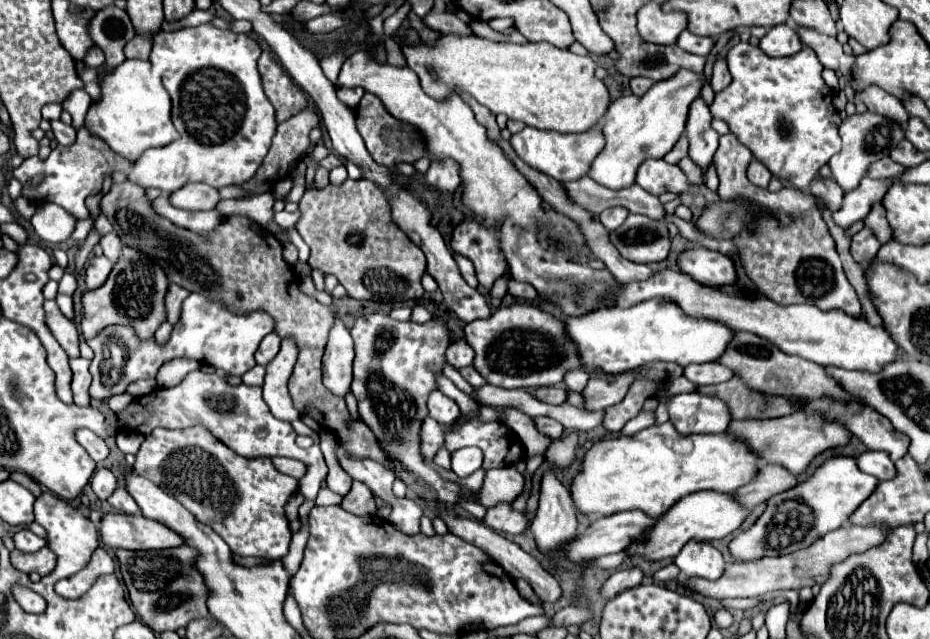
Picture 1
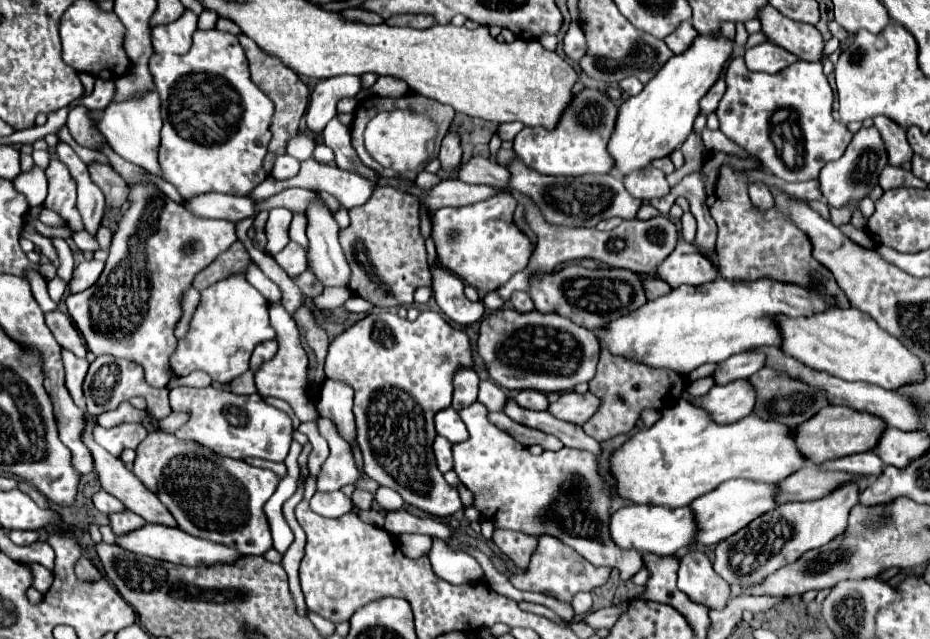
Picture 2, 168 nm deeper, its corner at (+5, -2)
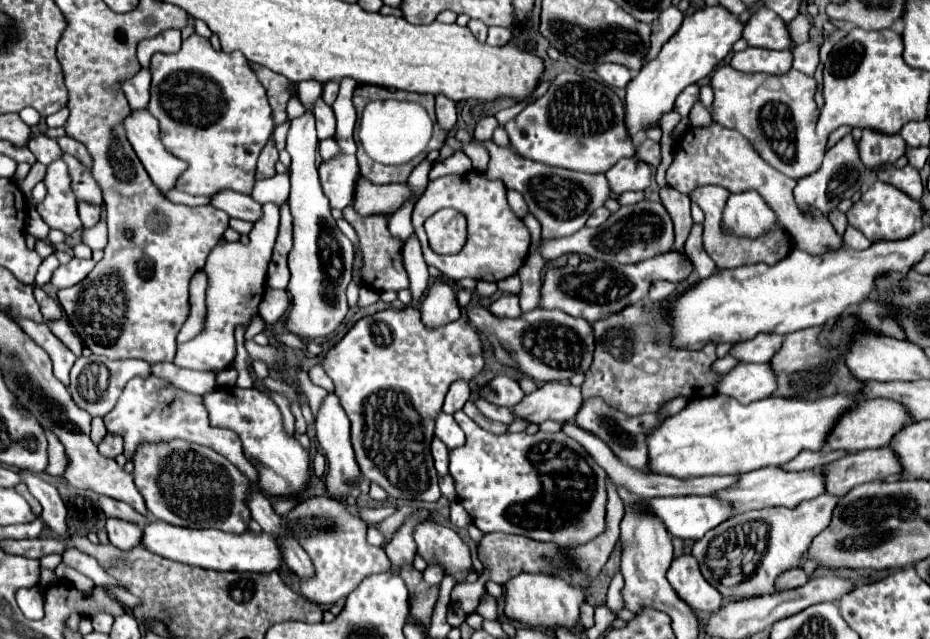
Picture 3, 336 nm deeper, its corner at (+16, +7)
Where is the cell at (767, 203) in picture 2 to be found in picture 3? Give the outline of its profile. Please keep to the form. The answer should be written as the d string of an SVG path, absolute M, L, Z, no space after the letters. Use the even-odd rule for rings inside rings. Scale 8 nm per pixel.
M748 190L728 198L724 208L724 228L732 230L734 234L758 238L766 230L772 230L776 224L776 214L768 208L760 194Z

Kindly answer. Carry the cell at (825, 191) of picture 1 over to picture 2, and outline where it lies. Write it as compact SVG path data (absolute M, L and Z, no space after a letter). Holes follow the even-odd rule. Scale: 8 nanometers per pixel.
M831 209L831 223L841 227L841 225L847 225L851 221L851 209Z

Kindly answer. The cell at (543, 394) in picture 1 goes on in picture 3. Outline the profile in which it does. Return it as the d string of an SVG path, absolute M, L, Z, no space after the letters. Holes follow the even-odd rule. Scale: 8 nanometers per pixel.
M496 376L494 380L490 380L482 390L480 396L492 404L498 406L506 406L506 408L514 408L516 404L520 404L520 400L524 398L524 392L520 388L520 384L514 378L508 376Z

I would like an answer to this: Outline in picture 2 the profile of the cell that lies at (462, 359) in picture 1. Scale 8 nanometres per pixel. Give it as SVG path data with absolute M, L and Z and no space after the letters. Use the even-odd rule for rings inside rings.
M463 369L455 373L455 391L453 391L453 409L459 411L463 407L469 407L477 401L479 391L479 377L475 369Z

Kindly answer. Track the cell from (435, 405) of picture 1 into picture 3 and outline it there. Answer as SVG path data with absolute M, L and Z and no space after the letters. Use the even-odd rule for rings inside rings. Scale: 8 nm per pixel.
M440 412L436 416L436 436L452 450L452 448L458 448L464 444L464 432L462 428L456 424L456 420L446 414L446 412Z

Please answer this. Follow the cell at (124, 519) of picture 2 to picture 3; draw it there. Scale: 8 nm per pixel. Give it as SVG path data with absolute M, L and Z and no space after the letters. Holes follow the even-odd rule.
M108 518L106 520L106 532L110 542L120 548L120 550L130 550L134 546L140 546L140 538L142 538L142 528L134 522L128 520L114 520Z

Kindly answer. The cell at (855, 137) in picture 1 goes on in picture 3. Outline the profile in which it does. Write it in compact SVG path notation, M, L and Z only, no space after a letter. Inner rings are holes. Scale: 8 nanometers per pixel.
M852 134L844 136L836 146L832 146L826 156L824 156L824 162L822 166L812 174L812 176L806 176L806 178L800 178L796 188L794 188L794 198L796 202L804 208L804 206L814 206L818 208L820 212L828 214L830 210L834 210L844 198L852 198L854 192L860 190L860 186L864 184L864 178L866 178L866 168L860 160L860 152L858 152L858 144L854 140Z

